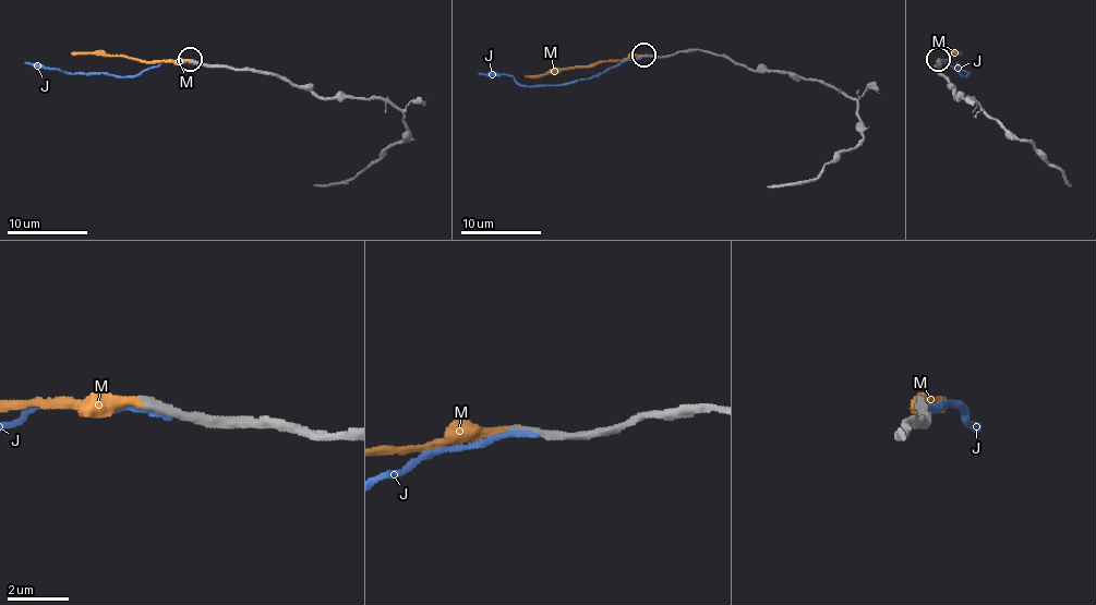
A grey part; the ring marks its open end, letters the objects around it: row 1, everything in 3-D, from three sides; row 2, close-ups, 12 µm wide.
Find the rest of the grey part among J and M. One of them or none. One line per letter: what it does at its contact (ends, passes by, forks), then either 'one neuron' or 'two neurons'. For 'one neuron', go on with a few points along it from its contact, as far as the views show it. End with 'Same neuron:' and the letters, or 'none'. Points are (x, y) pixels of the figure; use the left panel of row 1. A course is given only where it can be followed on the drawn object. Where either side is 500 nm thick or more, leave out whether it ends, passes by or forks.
J: it ends | two neurons
M: it ends | one neuron | via (190, 61), (140, 61), (133, 57), (89, 52), (71, 55)
Same neuron: M

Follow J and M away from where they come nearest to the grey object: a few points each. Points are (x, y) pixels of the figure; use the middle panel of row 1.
J: (649, 56), (623, 60), (563, 84), (521, 86), (510, 76), (479, 72)
M: (643, 55), (587, 67), (553, 68), (543, 74), (525, 74)

